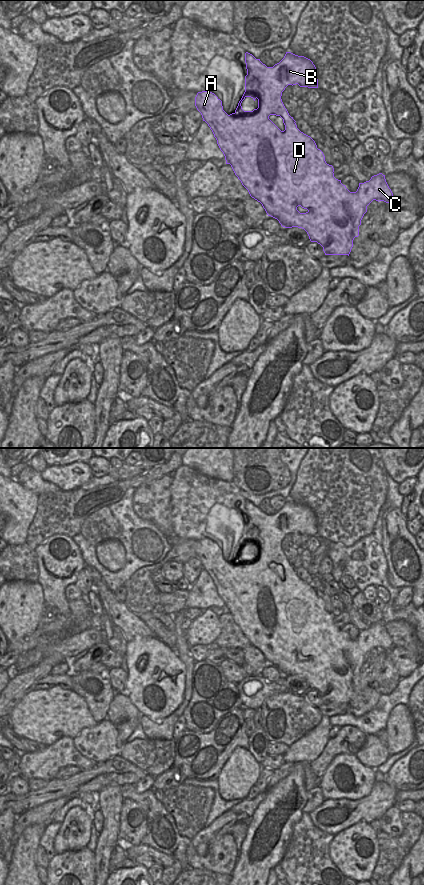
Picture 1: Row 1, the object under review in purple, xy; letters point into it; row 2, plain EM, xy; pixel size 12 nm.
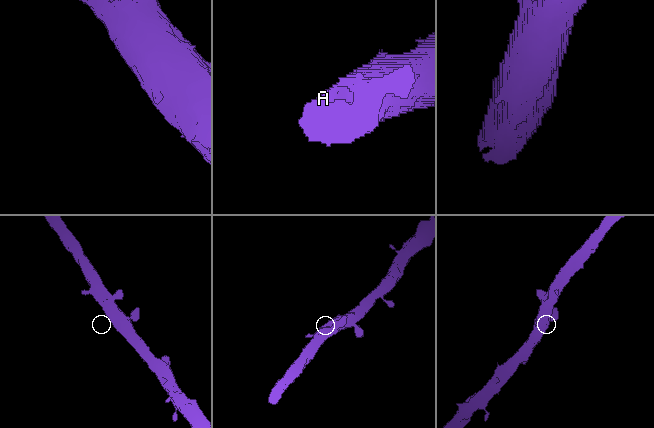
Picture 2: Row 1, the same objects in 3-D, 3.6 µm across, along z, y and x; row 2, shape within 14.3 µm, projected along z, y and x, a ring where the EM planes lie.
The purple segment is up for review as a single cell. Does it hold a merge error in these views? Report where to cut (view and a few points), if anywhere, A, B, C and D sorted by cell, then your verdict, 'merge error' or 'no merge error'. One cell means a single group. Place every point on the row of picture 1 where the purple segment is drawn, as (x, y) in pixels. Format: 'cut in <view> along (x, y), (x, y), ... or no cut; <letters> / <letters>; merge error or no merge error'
no cut; A B C D; no merge error

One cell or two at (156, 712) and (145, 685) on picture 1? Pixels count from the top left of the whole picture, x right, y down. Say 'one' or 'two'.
one

